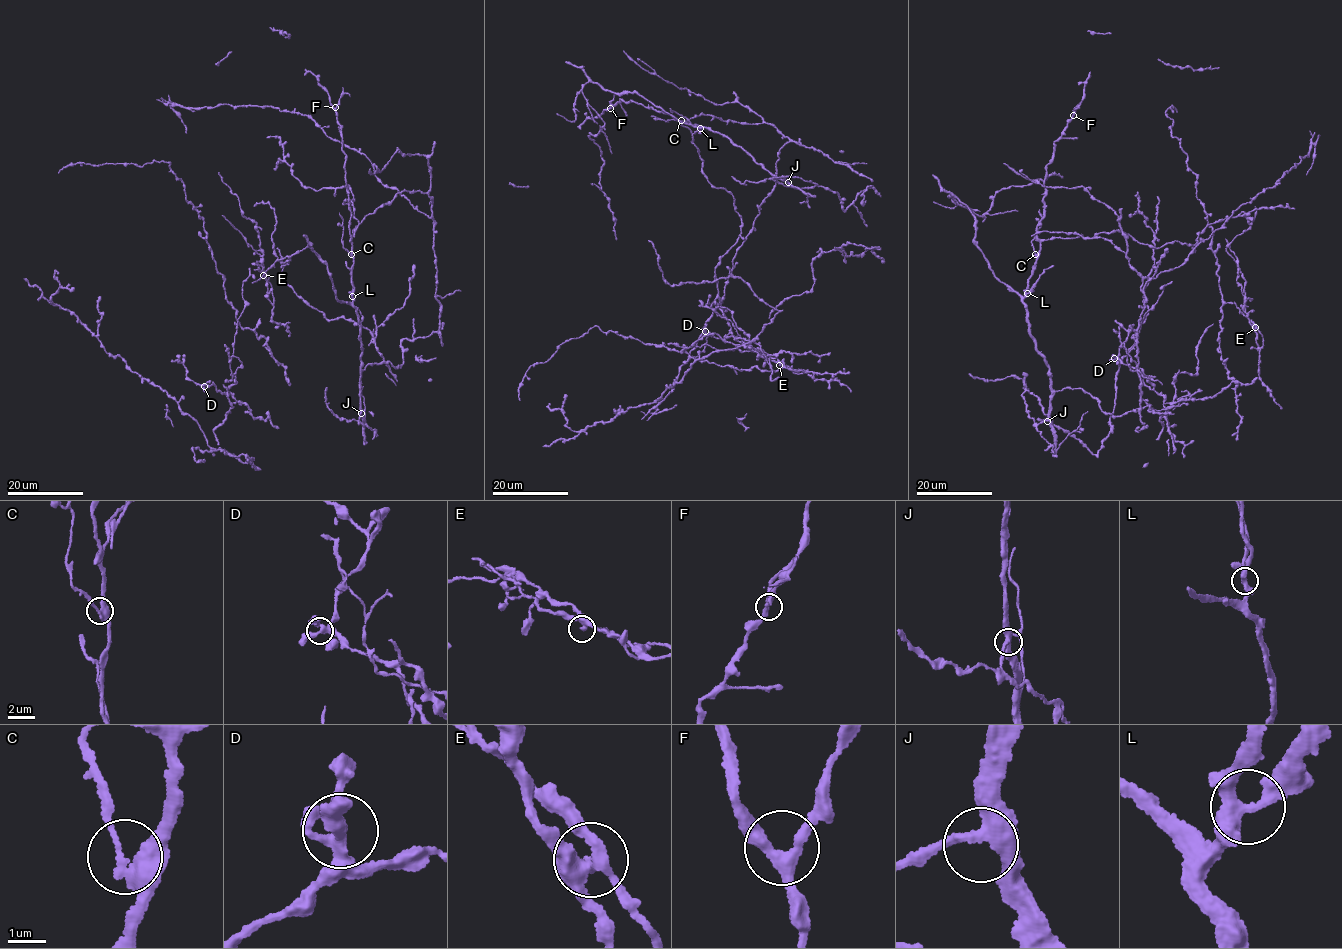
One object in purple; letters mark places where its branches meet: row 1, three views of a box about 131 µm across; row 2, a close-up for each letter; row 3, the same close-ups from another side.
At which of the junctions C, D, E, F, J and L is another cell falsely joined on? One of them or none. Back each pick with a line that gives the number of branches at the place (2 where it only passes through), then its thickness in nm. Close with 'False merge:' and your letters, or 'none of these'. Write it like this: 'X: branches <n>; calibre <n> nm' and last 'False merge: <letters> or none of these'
L: branches 4; calibre 340 nm
False merge: L

